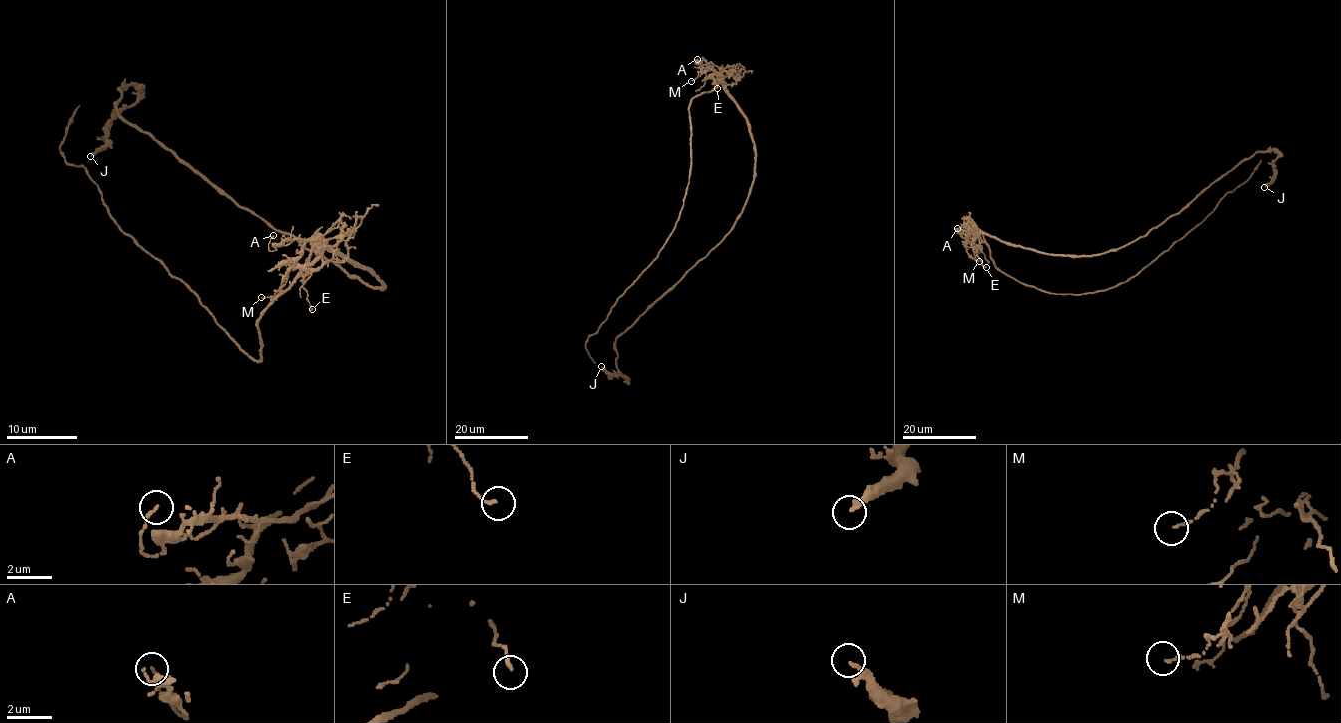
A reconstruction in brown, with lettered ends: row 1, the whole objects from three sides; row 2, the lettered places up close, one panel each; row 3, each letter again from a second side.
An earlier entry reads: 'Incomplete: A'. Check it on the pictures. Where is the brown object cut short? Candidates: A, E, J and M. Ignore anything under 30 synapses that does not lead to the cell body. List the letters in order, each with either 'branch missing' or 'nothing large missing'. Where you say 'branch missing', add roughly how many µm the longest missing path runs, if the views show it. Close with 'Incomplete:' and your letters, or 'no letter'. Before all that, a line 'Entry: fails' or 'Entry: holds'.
Entry: fails
A: nothing large missing
E: nothing large missing
J: nothing large missing
M: nothing large missing
Incomplete: no letter

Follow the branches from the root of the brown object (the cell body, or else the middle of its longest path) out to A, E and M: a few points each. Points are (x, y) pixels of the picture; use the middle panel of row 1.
A: (733, 97), (712, 64), (696, 61), (697, 59)
E: (733, 97), (723, 78), (723, 81), (713, 79), (717, 88)
M: (733, 97), (715, 70), (703, 68), (691, 81)

